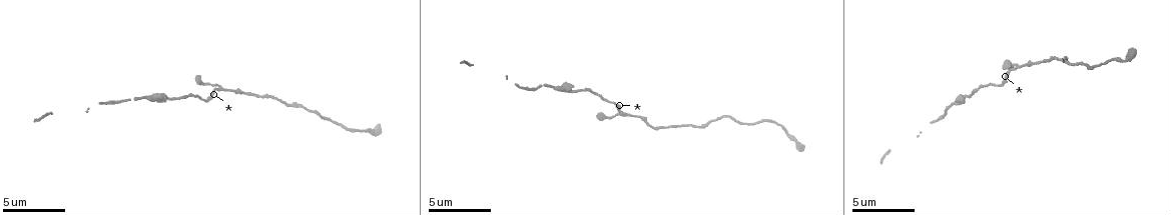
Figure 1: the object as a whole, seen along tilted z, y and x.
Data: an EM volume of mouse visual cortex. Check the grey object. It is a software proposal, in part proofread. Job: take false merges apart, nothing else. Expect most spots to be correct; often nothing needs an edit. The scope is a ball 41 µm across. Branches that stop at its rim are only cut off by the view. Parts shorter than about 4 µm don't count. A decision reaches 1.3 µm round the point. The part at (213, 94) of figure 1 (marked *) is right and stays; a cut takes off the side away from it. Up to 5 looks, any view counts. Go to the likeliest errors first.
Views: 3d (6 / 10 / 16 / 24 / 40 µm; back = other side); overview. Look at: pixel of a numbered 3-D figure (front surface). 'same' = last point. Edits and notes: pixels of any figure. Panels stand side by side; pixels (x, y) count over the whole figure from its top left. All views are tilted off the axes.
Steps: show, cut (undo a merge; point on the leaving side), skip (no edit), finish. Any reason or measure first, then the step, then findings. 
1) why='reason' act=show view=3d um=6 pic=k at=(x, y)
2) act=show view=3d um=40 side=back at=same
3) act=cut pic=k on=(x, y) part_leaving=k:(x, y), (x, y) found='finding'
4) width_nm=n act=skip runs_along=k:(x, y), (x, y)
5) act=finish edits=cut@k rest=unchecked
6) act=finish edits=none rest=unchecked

why='calibre changes' act=show view=3d um=6 pic=1 at=(170, 98)

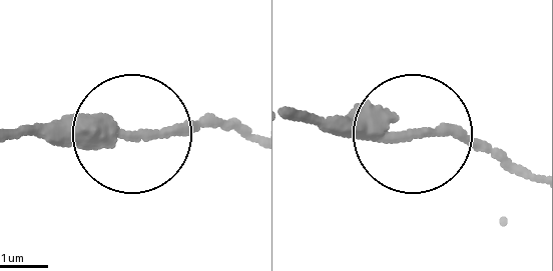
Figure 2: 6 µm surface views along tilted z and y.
act=skip found='all the same neuron'

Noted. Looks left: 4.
why='calibre changes' act=show view=3d um=10 pic=1 at=(282, 103)

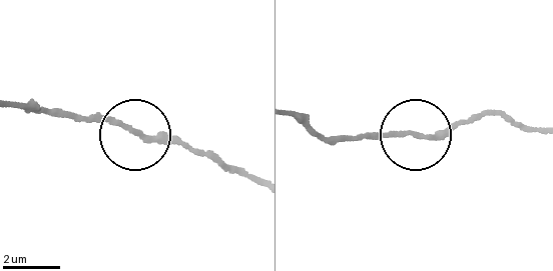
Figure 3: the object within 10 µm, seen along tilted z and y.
why='closer look' act=show view=3d um=6 pic=3 at=(134, 133)

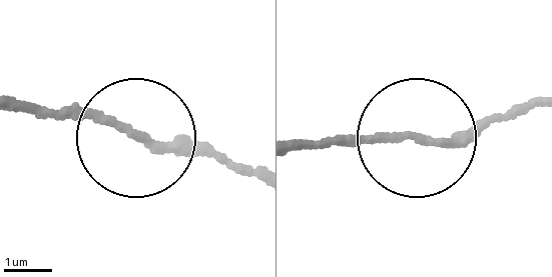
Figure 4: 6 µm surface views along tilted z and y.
width_nm=140 act=skip runs_along=4:(301, 147), (413, 137), (446, 148), (516, 116) found='all the same neuron'

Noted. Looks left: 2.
why='narrows sharply' act=show view=3d um=16 pic=1 at=(631, 114)

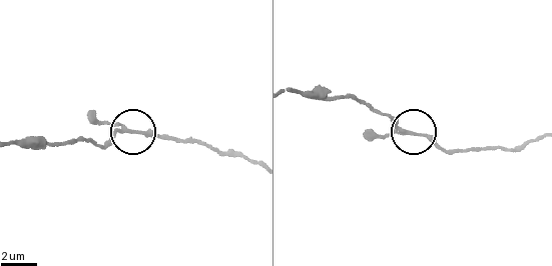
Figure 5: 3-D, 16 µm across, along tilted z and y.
act=show view=3d um=6 pic=5 at=(416, 134)

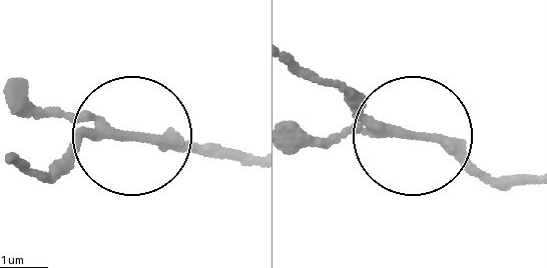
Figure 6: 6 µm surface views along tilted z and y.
act=skip runs_along=6:(361, 100), (378, 126), (443, 137), (500, 179) found='all the same neuron'

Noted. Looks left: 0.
act=finish edits=none rest=unchecked

